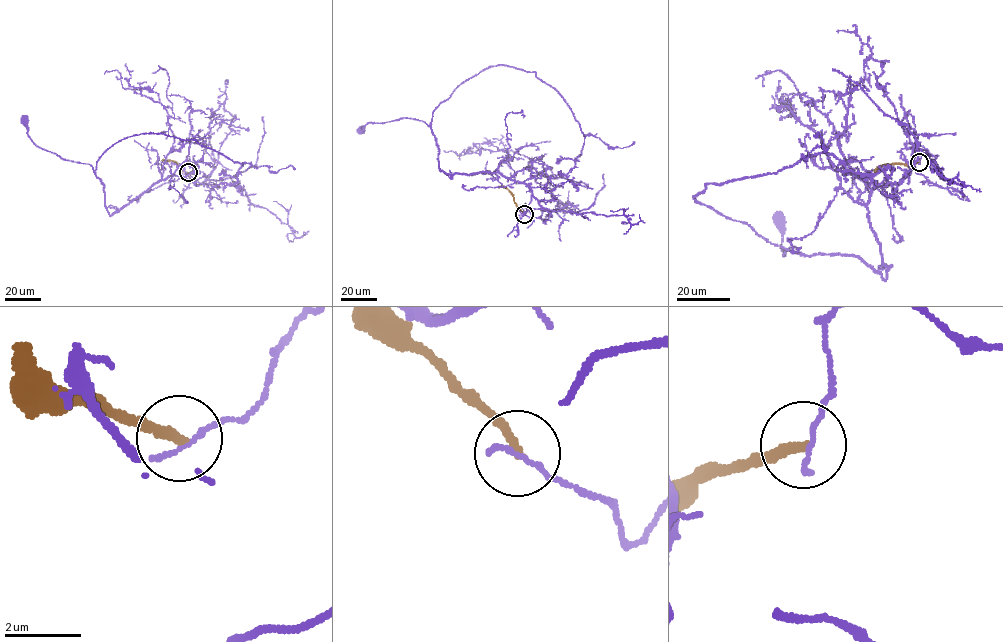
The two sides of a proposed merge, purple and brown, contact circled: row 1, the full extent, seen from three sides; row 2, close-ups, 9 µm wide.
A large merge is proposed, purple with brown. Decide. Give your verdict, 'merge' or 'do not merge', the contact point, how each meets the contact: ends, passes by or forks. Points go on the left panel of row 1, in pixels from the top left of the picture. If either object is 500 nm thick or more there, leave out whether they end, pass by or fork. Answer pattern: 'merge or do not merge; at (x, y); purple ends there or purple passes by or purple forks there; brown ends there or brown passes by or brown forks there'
do not merge; at (188, 172); purple ends there; brown ends there

